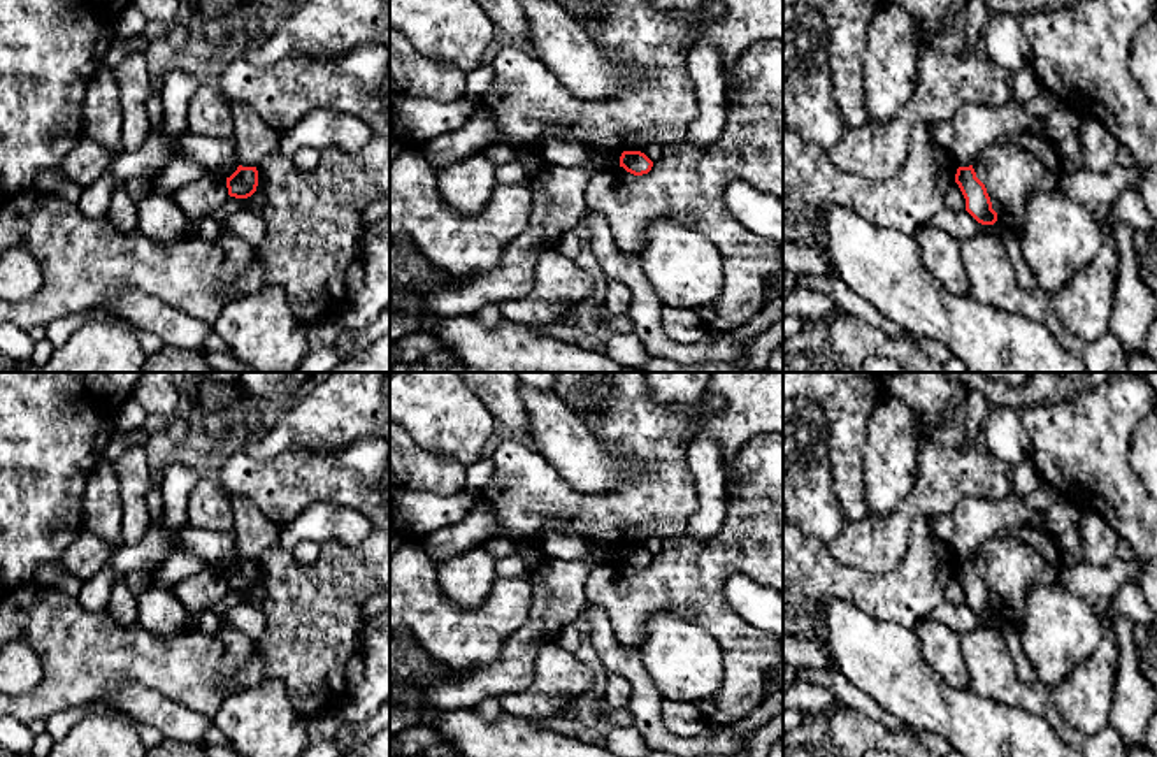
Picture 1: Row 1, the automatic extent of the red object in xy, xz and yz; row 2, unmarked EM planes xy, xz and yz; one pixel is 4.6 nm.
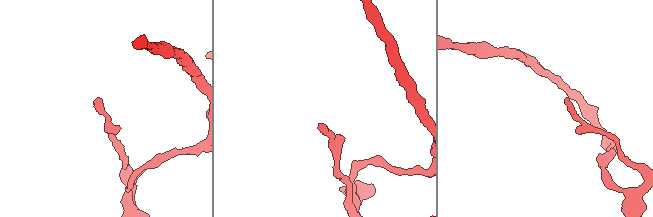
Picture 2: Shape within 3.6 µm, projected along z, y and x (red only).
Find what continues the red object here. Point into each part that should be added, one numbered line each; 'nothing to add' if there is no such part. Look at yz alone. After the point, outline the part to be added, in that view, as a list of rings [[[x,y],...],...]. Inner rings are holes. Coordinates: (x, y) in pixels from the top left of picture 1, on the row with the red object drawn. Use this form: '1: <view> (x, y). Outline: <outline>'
nothing to add

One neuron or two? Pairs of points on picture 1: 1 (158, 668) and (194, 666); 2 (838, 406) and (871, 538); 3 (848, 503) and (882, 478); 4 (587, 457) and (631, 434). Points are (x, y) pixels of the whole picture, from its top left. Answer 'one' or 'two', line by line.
1: one
2: two
3: two
4: two

